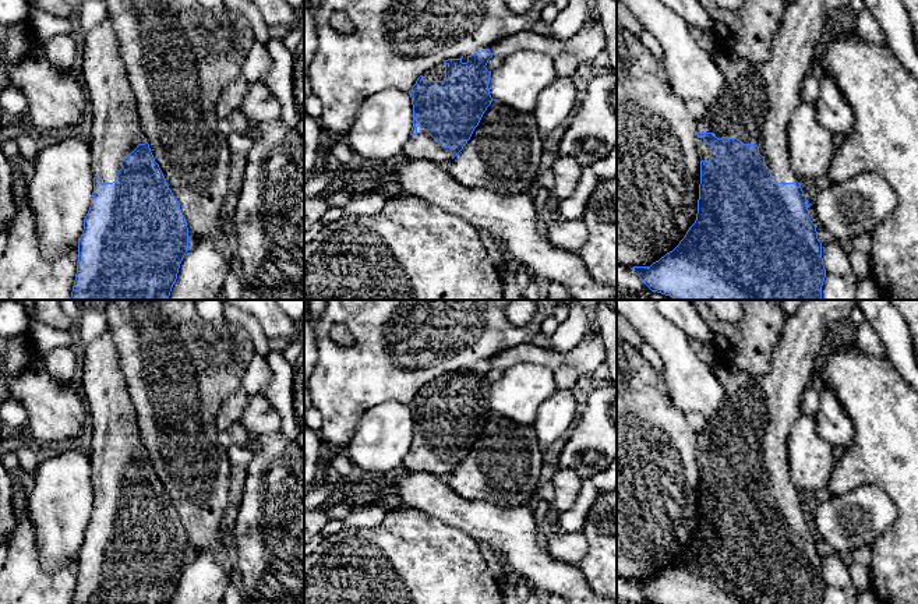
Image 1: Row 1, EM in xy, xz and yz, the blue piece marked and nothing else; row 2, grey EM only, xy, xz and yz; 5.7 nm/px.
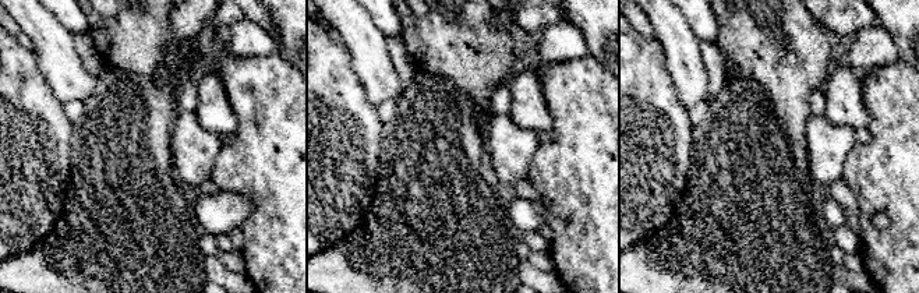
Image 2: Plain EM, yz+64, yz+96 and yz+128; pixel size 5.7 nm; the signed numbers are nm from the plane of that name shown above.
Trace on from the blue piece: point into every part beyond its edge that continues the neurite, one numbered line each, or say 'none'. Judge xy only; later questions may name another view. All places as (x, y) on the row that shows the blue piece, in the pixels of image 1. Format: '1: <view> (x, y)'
1: xy (113, 124)

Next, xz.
1: xz (422, 145)

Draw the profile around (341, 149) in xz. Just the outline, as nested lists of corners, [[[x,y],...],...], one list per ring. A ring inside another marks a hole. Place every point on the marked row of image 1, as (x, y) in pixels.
[[[343,137],[335,138],[331,146],[331,152],[342,165],[347,167],[354,169],[356,165],[359,163],[356,153],[353,152],[353,149],[350,148],[350,145],[346,142]]]

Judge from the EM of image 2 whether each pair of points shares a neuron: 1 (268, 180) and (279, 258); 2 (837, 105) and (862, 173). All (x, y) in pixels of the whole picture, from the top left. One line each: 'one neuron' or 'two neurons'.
1: one neuron
2: two neurons

